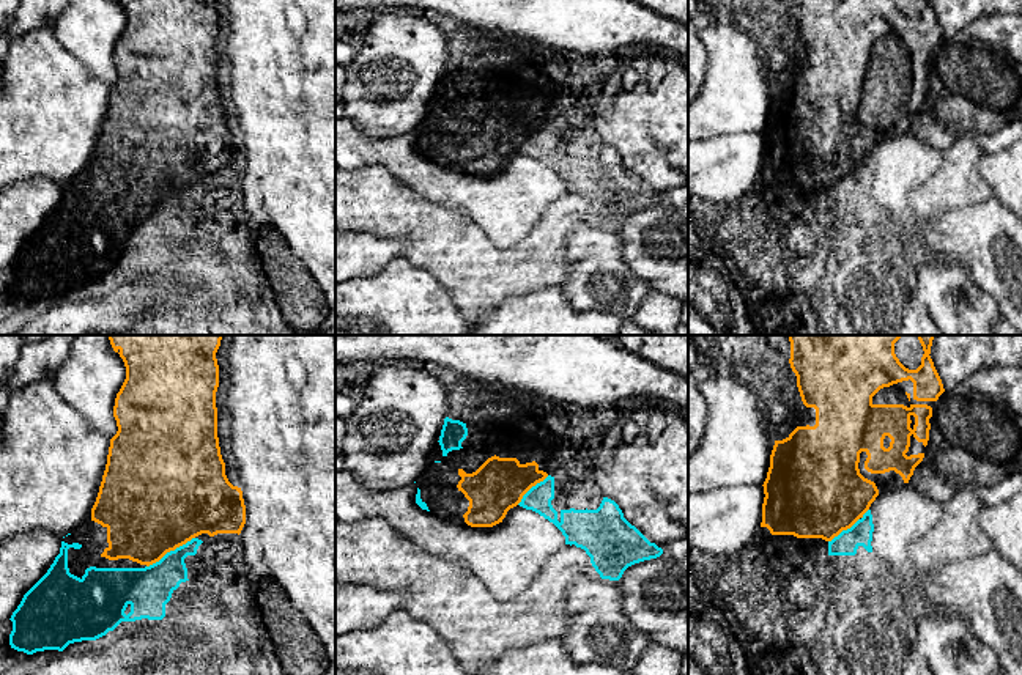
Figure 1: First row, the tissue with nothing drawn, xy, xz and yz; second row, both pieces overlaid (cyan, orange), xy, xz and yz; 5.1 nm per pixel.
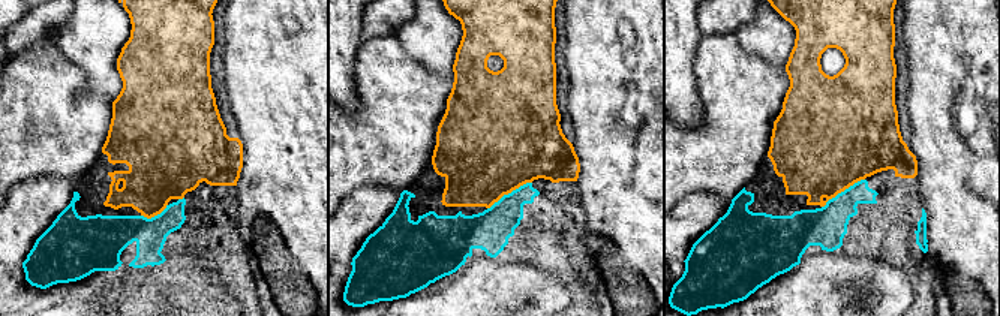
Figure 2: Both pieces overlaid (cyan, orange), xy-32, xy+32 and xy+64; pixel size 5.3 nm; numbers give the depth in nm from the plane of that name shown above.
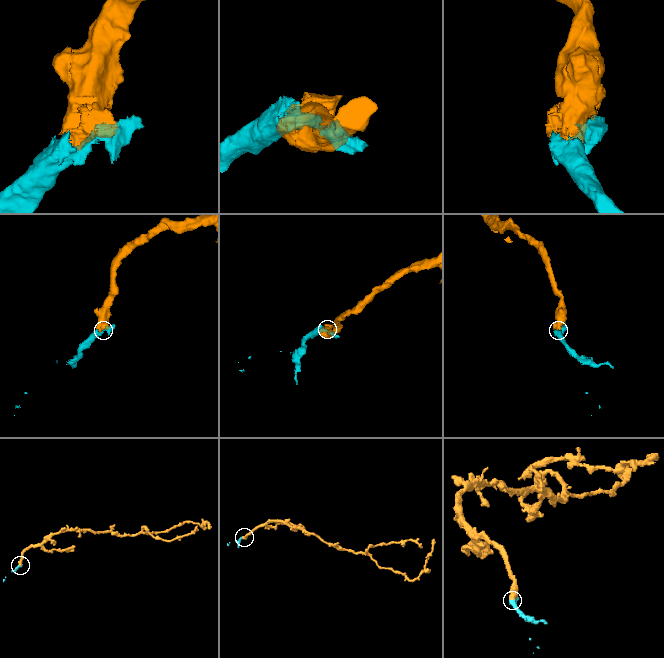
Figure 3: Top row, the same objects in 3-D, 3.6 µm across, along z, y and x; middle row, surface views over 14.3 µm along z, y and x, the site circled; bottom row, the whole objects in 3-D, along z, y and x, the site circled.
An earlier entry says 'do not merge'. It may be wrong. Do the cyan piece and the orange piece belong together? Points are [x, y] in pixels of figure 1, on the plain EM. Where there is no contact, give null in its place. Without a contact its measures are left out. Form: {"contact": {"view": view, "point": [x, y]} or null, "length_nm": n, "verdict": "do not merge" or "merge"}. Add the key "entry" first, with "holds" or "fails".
{"entry": "fails", "contact": {"view": "xy", "point": [170, 199]}, "length_nm": 300, "verdict": "merge"}

